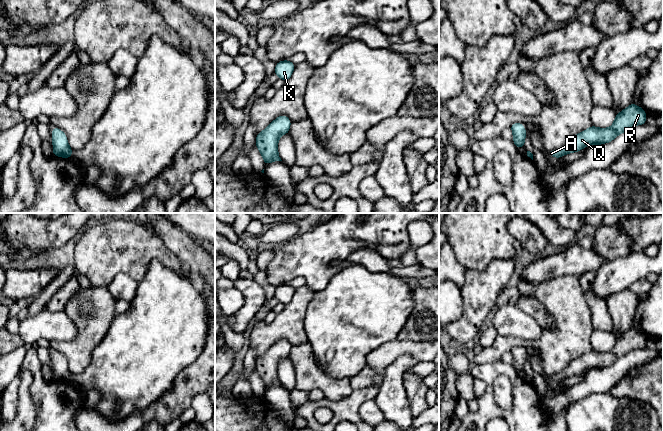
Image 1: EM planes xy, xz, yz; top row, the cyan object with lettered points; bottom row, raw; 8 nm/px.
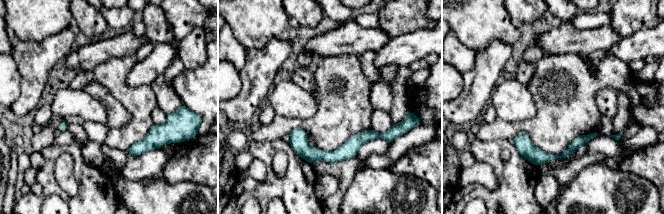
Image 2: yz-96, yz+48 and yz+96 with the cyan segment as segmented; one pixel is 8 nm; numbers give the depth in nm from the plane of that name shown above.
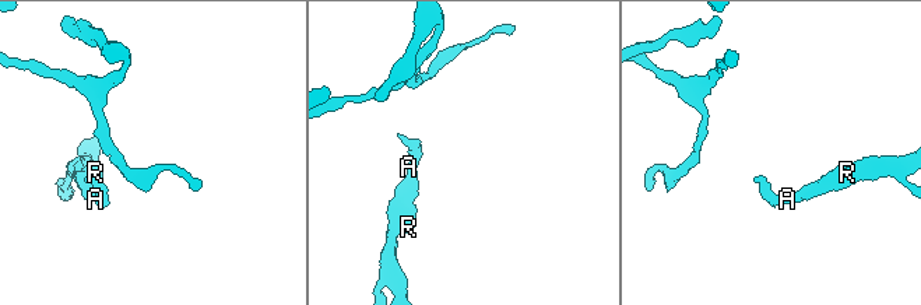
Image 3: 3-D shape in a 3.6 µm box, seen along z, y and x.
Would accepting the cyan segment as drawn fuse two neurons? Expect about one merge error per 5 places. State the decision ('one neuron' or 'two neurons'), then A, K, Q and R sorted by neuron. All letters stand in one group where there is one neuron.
one neuron; A K Q R

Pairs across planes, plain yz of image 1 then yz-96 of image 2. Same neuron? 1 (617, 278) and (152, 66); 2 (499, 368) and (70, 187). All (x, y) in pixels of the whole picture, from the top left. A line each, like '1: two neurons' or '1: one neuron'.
1: one neuron
2: two neurons

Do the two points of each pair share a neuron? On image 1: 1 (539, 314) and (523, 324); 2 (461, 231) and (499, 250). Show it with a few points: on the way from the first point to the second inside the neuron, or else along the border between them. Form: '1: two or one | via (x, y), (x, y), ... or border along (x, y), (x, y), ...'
1: two | border along (516, 304), (542, 328)
2: one | via (470, 231), (476, 231), (490, 241)

